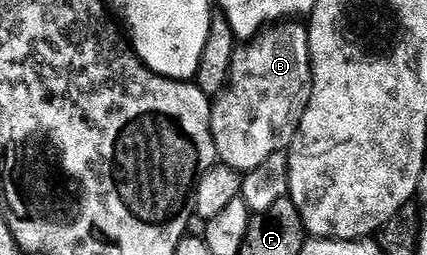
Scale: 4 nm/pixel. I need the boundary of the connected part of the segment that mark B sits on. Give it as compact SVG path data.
M278 23L266 28L233 54L229 83L222 93L212 98L211 135L215 139L217 160L227 168L244 175L255 167L267 163L271 155L285 153L299 131L299 123L307 111L307 103L313 90L313 68L309 30L301 23Z

